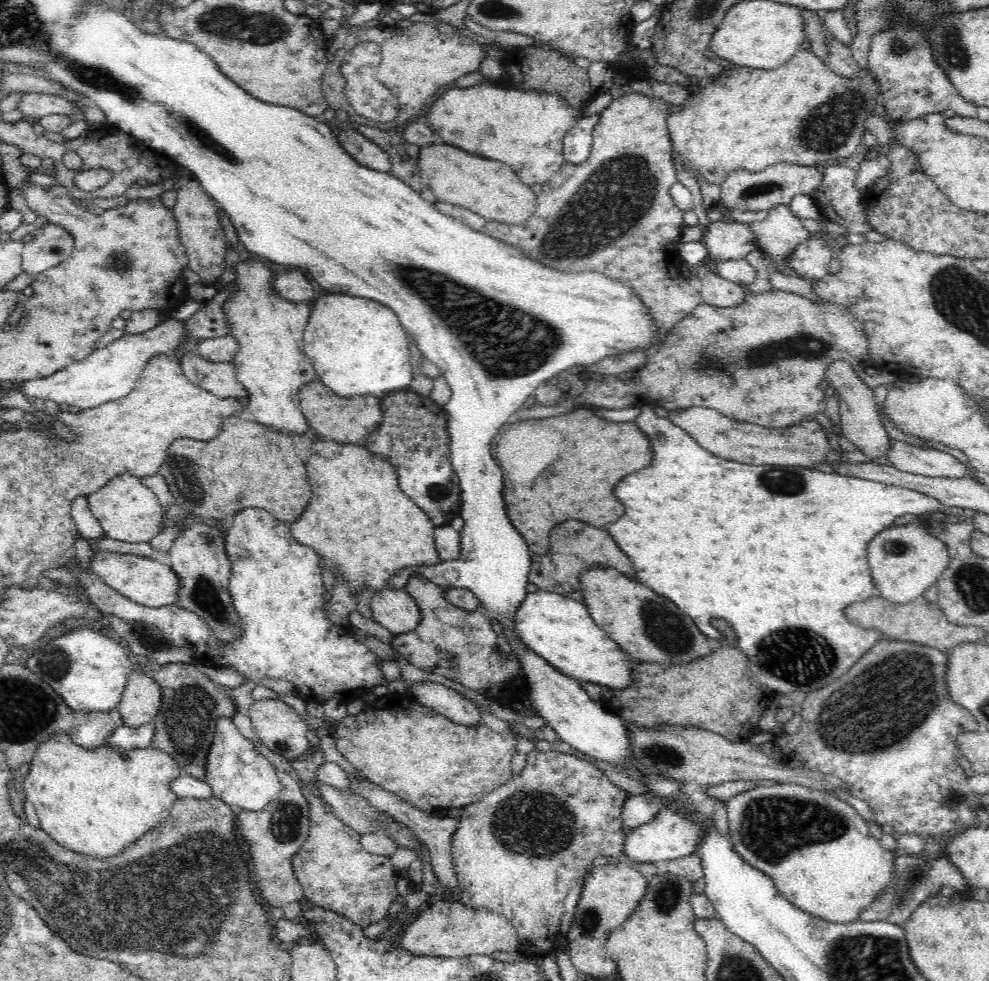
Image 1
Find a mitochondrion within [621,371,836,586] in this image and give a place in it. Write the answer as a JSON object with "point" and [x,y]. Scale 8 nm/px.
{"point":[779,482]}

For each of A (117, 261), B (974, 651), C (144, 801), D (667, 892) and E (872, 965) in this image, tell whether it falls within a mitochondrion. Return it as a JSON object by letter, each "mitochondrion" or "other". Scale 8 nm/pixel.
{"A":"mitochondrion","B":"other","C":"other","D":"mitochondrion","E":"mitochondrion"}

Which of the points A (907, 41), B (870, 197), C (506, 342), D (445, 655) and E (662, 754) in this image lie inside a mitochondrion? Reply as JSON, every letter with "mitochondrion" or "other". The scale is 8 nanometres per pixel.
{"A":"mitochondrion","B":"other","C":"mitochondrion","D":"mitochondrion","E":"mitochondrion"}

